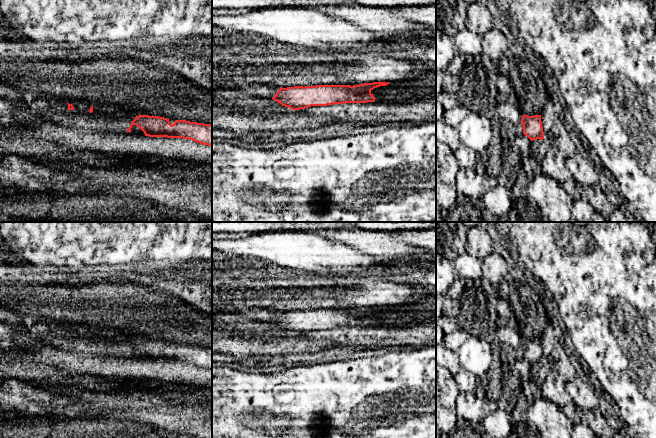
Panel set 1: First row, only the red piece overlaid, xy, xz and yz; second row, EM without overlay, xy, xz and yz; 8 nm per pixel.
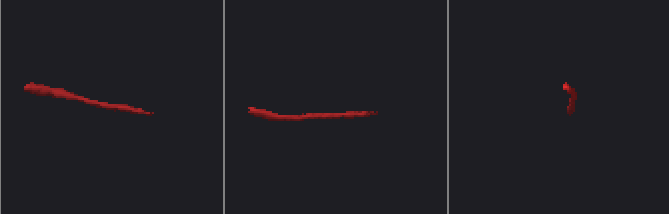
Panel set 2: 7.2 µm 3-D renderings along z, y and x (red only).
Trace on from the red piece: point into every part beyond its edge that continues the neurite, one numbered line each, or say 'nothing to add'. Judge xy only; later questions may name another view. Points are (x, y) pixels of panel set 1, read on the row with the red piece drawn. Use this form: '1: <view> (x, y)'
nothing to add

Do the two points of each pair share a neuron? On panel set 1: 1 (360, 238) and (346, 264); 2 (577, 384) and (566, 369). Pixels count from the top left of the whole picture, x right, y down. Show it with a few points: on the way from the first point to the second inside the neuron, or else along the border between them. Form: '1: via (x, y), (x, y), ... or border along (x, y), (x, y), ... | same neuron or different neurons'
1: border along (333, 240), (351, 245), (372, 255) | different neurons
2: border along (576, 376), (566, 383) | different neurons

